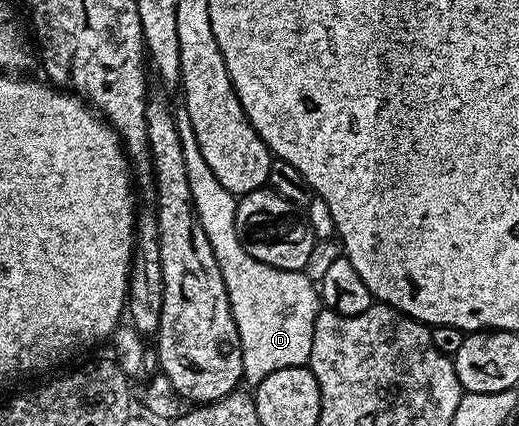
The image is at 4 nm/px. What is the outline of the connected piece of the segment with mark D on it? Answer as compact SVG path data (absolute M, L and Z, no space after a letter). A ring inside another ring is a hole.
M181 107L174 112L173 118L183 143L183 159L187 163L187 183L191 183L193 205L203 231L207 231L207 240L211 242L219 271L223 271L223 283L227 287L241 340L244 380L256 383L271 371L279 371L283 367L308 366L315 319L323 309L318 286L304 271L276 269L247 255L235 231L237 197L227 191L227 187L215 179L215 171L207 167L207 159L203 159L203 151L199 151L199 143L191 127L191 115L187 115Z

